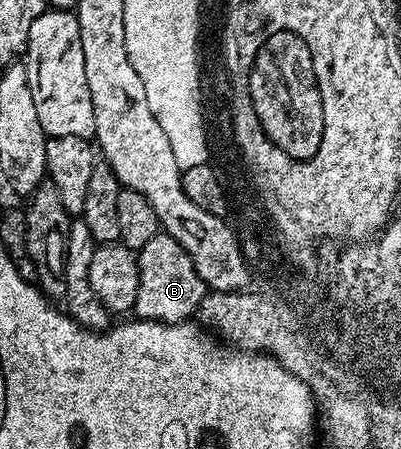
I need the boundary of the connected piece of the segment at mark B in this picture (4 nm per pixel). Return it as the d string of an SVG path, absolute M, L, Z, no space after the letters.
M160 233L137 252L140 269L140 293L136 295L133 314L158 323L180 323L195 314L208 293L206 282L196 273L192 257L171 235Z

